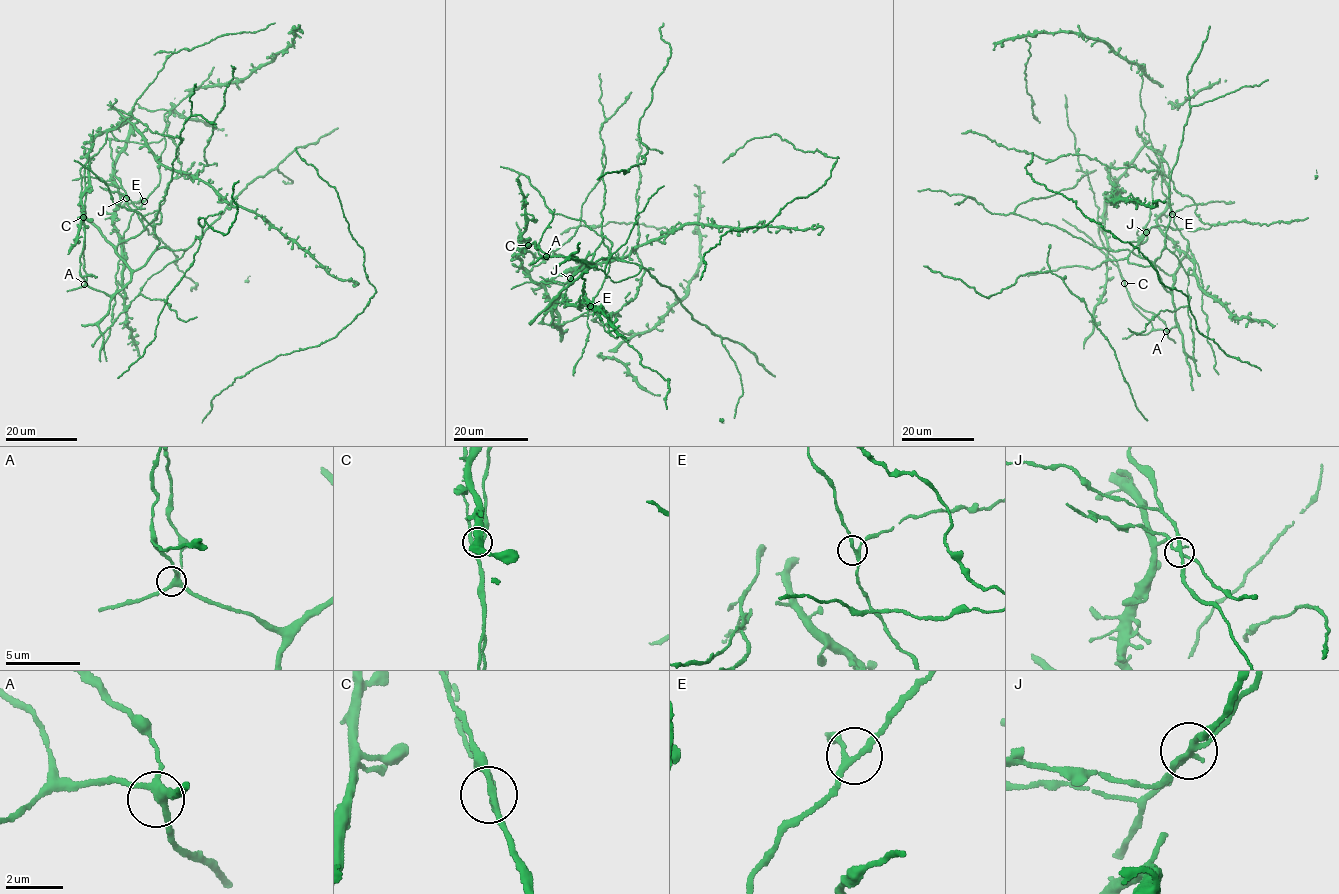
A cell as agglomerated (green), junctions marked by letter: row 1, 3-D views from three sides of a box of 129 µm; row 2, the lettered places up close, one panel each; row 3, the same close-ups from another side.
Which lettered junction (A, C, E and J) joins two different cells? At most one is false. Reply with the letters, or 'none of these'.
J

